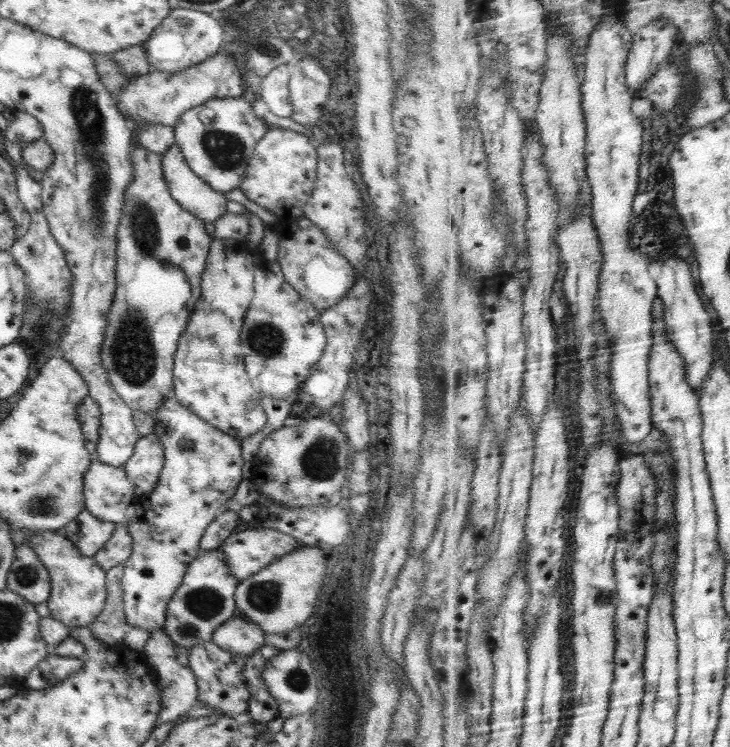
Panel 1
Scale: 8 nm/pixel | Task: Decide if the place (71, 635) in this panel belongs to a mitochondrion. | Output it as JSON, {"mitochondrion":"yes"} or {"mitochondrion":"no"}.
{"mitochondrion":"no"}

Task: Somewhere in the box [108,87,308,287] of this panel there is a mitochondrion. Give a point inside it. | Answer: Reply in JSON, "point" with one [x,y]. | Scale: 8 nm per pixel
{"point":[146,229]}

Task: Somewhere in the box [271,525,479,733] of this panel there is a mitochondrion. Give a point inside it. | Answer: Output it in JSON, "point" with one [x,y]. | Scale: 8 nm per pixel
{"point":[296,678]}

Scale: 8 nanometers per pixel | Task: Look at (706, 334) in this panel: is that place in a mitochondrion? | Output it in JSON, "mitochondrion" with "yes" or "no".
{"mitochondrion":"no"}

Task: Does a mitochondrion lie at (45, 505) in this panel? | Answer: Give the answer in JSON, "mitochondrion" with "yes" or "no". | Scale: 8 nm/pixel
{"mitochondrion":"yes"}

